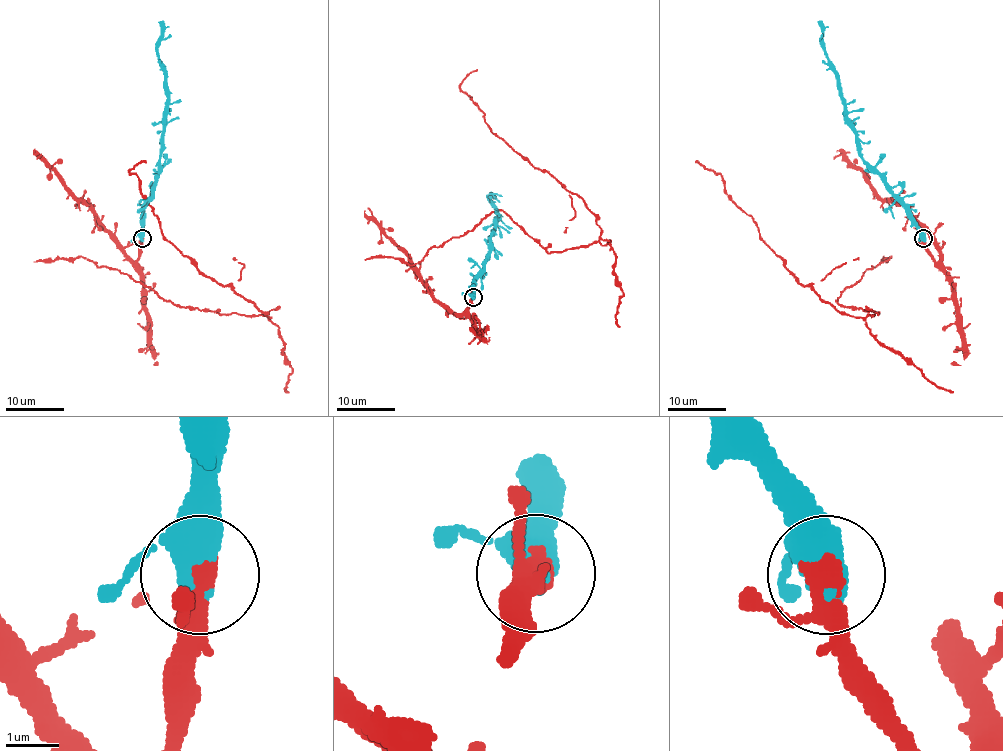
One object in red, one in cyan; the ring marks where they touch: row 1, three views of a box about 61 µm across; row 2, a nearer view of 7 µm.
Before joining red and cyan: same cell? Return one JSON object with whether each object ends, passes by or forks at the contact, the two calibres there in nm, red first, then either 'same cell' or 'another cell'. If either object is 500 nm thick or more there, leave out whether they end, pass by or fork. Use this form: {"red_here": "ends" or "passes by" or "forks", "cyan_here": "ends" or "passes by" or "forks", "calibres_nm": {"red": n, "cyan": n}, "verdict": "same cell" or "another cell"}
{"calibres_nm": {"red": 360, "cyan": 550}, "verdict": "same cell"}

